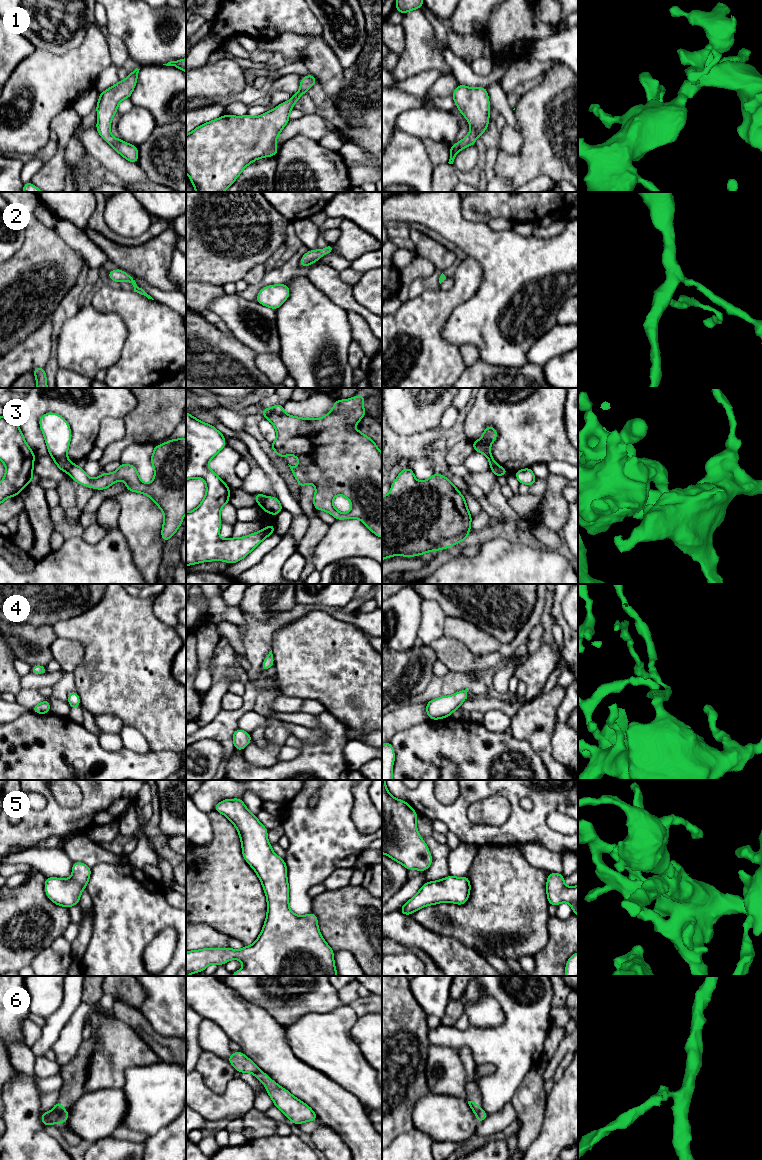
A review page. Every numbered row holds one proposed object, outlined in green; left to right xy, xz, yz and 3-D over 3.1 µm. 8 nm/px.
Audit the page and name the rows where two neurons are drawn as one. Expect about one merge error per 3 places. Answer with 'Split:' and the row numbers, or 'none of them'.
Split: 3, 6

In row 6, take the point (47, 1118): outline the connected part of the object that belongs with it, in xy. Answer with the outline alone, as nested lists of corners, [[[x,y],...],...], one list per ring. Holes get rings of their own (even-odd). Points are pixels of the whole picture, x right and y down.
[[[57,1101],[56,1104],[51,1108],[52,1113],[49,1113],[48,1110],[41,1115],[41,1121],[45,1127],[48,1127],[52,1124],[58,1124],[59,1114],[64,1110],[63,1104],[60,1101]]]

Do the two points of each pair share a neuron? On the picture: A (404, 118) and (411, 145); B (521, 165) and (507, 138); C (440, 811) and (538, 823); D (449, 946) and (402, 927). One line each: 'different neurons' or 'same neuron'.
A: different neurons
B: different neurons
C: same neuron
D: same neuron

